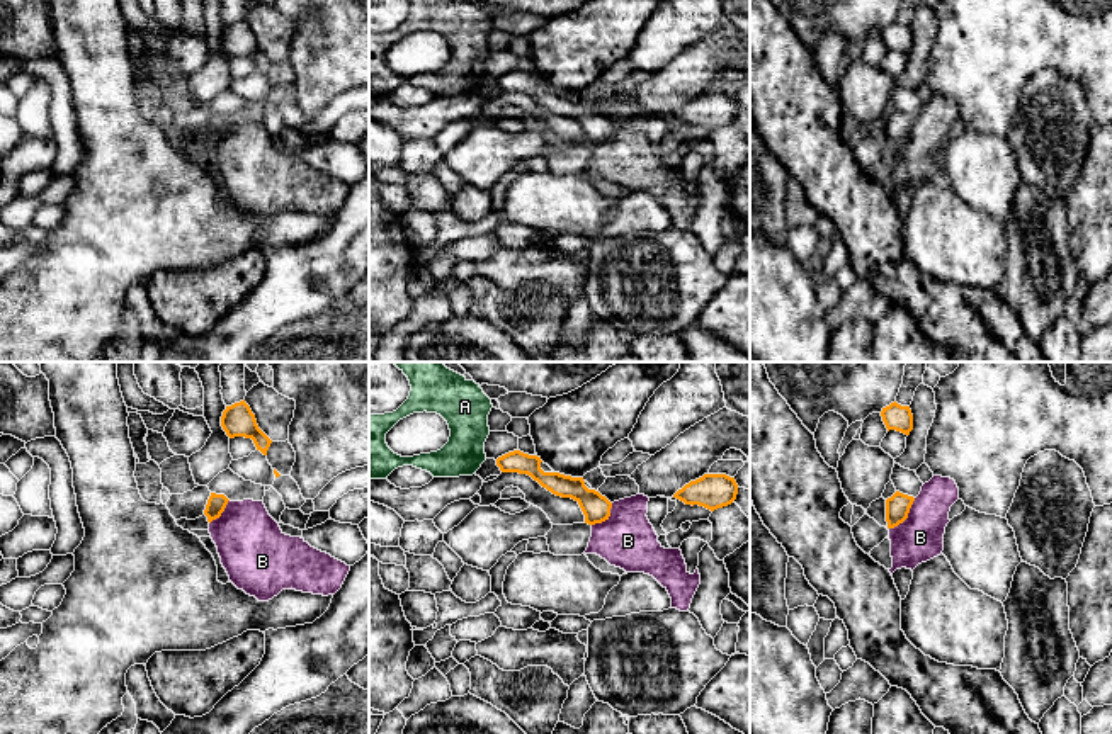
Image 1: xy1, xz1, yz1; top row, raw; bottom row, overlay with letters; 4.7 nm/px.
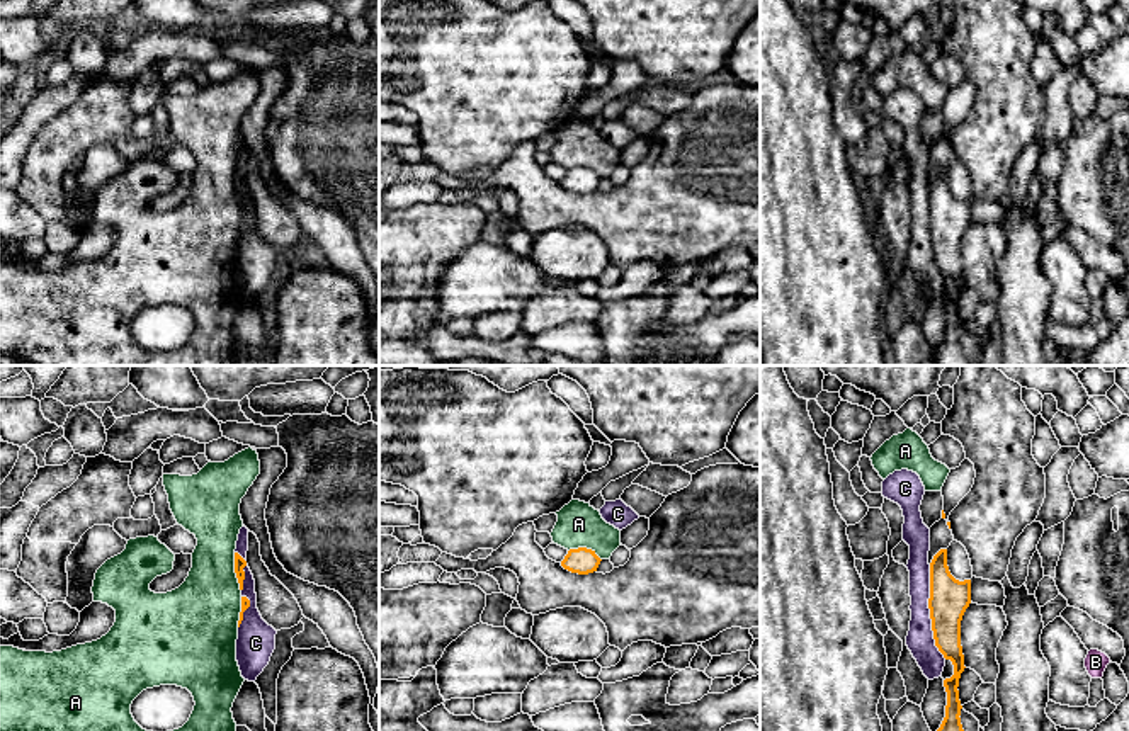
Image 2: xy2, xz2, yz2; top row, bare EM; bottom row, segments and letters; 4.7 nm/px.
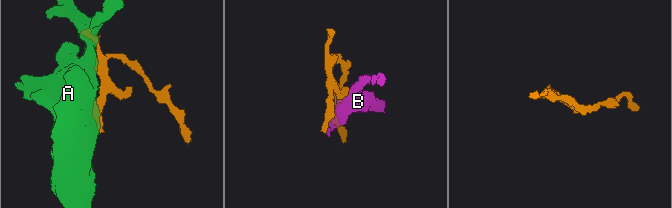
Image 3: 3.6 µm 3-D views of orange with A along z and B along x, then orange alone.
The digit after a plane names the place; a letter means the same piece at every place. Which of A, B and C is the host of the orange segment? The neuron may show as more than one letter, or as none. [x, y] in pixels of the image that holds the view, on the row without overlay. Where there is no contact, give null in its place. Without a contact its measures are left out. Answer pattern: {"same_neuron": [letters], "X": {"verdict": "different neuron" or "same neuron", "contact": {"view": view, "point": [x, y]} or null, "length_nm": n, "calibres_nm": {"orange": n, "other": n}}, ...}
{"same_neuron": [], "A": {"verdict": "different neuron", "contact": {"view": "xy2", "point": [235, 191]}, "length_nm": 190, "calibres_nm": {"orange": 60, "other": 340}}, "B": {"verdict": "different neuron", "contact": {"view": "yz1", "point": [907, 136]}, "length_nm": 200, "calibres_nm": {"orange": 110, "other": 220}}, "C": {"verdict": "different neuron", "contact": {"view": "yz2", "point": [930, 232]}, "length_nm": 460, "calibres_nm": {"orange": 190, "other": 130}}}

